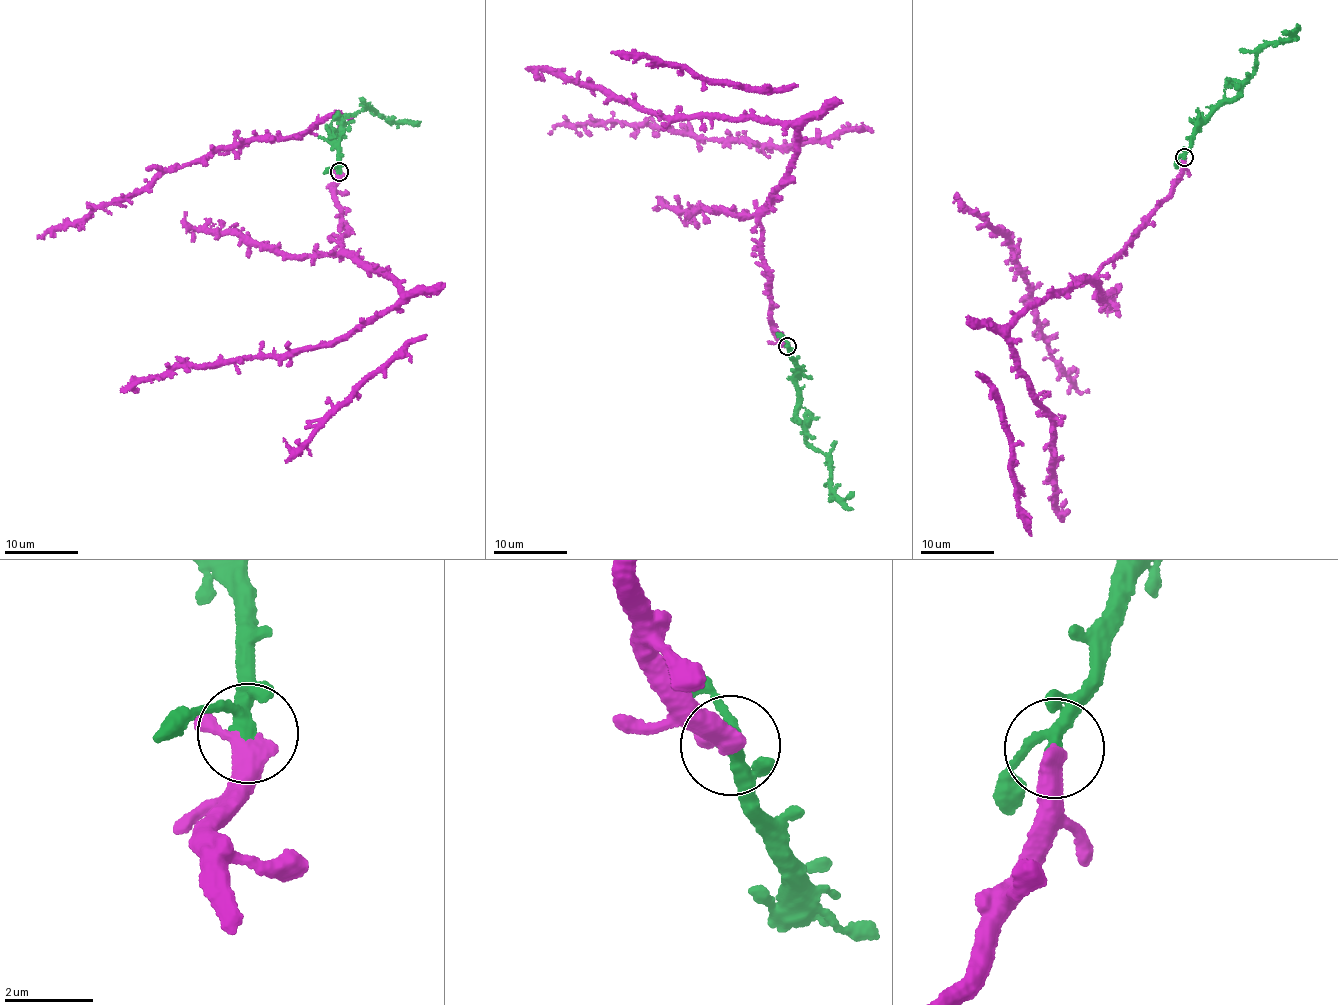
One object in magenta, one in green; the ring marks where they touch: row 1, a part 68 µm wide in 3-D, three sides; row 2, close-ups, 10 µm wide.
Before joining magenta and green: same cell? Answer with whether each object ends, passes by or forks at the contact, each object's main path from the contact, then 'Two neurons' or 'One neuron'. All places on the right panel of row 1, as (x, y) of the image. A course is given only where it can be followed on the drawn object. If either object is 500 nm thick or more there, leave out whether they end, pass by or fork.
At the ring magenta passes by. At the ring green passes by. Course of magenta: (1184, 157), (1172, 196), (1121, 254), (1015, 320), (1009, 334), (1034, 401), (1055, 415), (1058, 511), (1066, 499). Course of green: (1184, 157), (1193, 129), (1235, 98), (1253, 72), (1259, 51), (1291, 34), (1281, 32). One neuron

